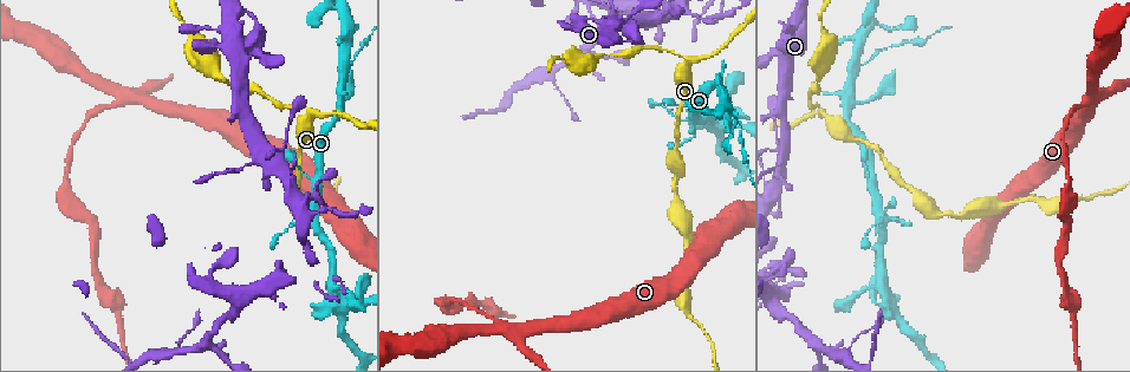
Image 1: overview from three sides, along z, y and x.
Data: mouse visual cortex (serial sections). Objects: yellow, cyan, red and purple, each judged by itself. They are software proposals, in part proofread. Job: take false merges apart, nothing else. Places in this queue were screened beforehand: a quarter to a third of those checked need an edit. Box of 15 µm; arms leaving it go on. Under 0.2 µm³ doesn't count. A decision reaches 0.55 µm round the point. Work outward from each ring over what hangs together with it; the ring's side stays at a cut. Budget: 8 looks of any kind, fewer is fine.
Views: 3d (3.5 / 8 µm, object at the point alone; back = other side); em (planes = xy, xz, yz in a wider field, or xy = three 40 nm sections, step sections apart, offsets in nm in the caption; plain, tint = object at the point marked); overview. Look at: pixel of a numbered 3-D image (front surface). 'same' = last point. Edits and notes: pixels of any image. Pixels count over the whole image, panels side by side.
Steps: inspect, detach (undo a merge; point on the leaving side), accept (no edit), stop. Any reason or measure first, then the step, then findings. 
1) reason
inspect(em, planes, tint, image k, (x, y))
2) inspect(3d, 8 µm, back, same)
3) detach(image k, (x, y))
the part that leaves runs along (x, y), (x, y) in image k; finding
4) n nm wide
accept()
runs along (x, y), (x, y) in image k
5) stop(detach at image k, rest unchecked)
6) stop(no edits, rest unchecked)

three arms meet
inspect(3d, 3.5 µm, image 1, (686, 11))

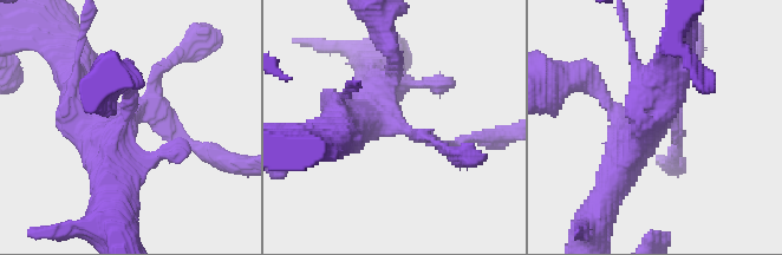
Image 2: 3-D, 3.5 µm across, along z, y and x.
need the tissue
inspect(em, xy, step 1, tint, image 2, (135, 114))

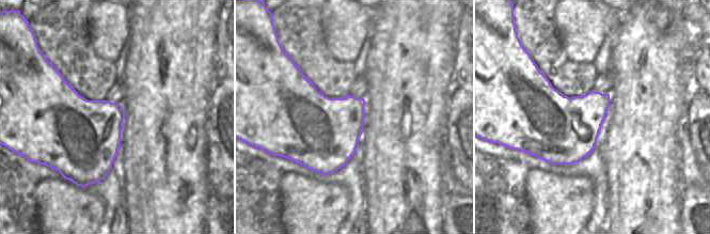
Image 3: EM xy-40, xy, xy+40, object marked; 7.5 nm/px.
accept()
runs along (79, 87), (199, 149) in image 2; one cell here

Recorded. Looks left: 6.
two arms in line, one across
inspect(3d, 3.5 µm, image 1, (348, 63))

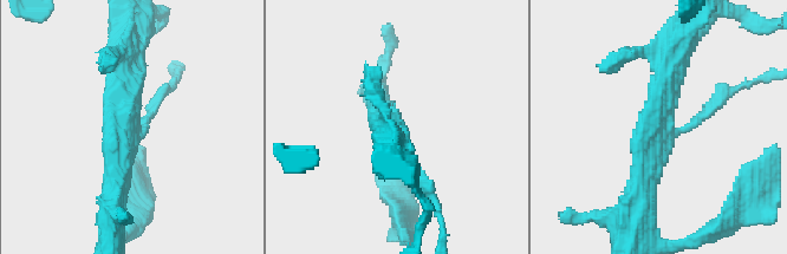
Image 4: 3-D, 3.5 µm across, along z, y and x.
shape alone is not enough
inspect(em, xy, step 5, tint, image 4, (660, 133))

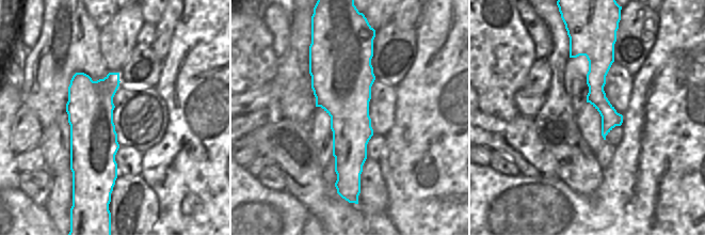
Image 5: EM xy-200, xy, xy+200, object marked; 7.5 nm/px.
3 arms
accept()
runs along (637, 203), (674, 54) in image 4; all the same cell

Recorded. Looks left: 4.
sudden change in width
inspect(3d, 8 µm, image 1, (824, 117))

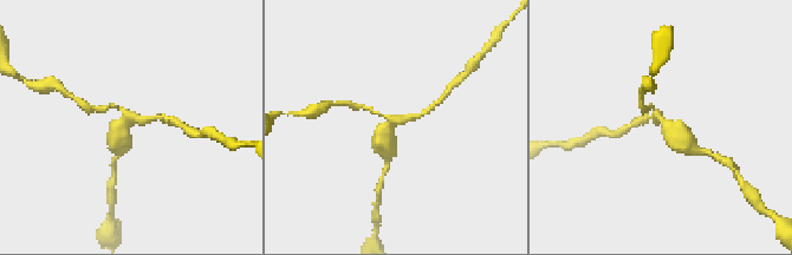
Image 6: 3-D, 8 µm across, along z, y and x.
inspect(3d, 3.5 µm, image 6, (660, 118))

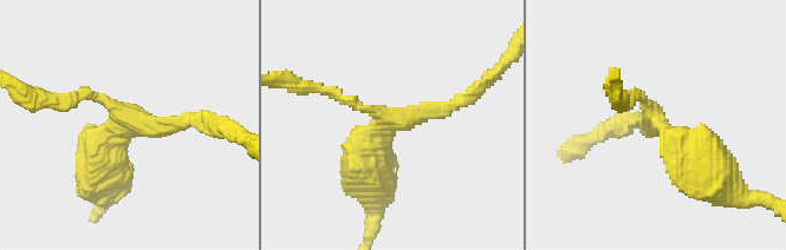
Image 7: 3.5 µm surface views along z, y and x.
3 arms; arms of 150, 200, 600 nm; need the tissue
inspect(em, xy, step 2, tint, image 7, (662, 128))

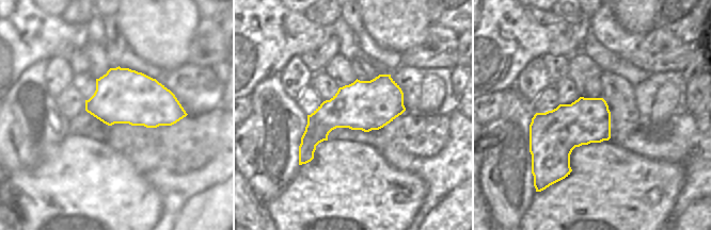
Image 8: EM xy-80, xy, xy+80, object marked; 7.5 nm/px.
accept()
runs along (719, 177), (641, 97), (625, 100) in image 7; all the same cell

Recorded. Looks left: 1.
stop(no edits, rest unchecked)

